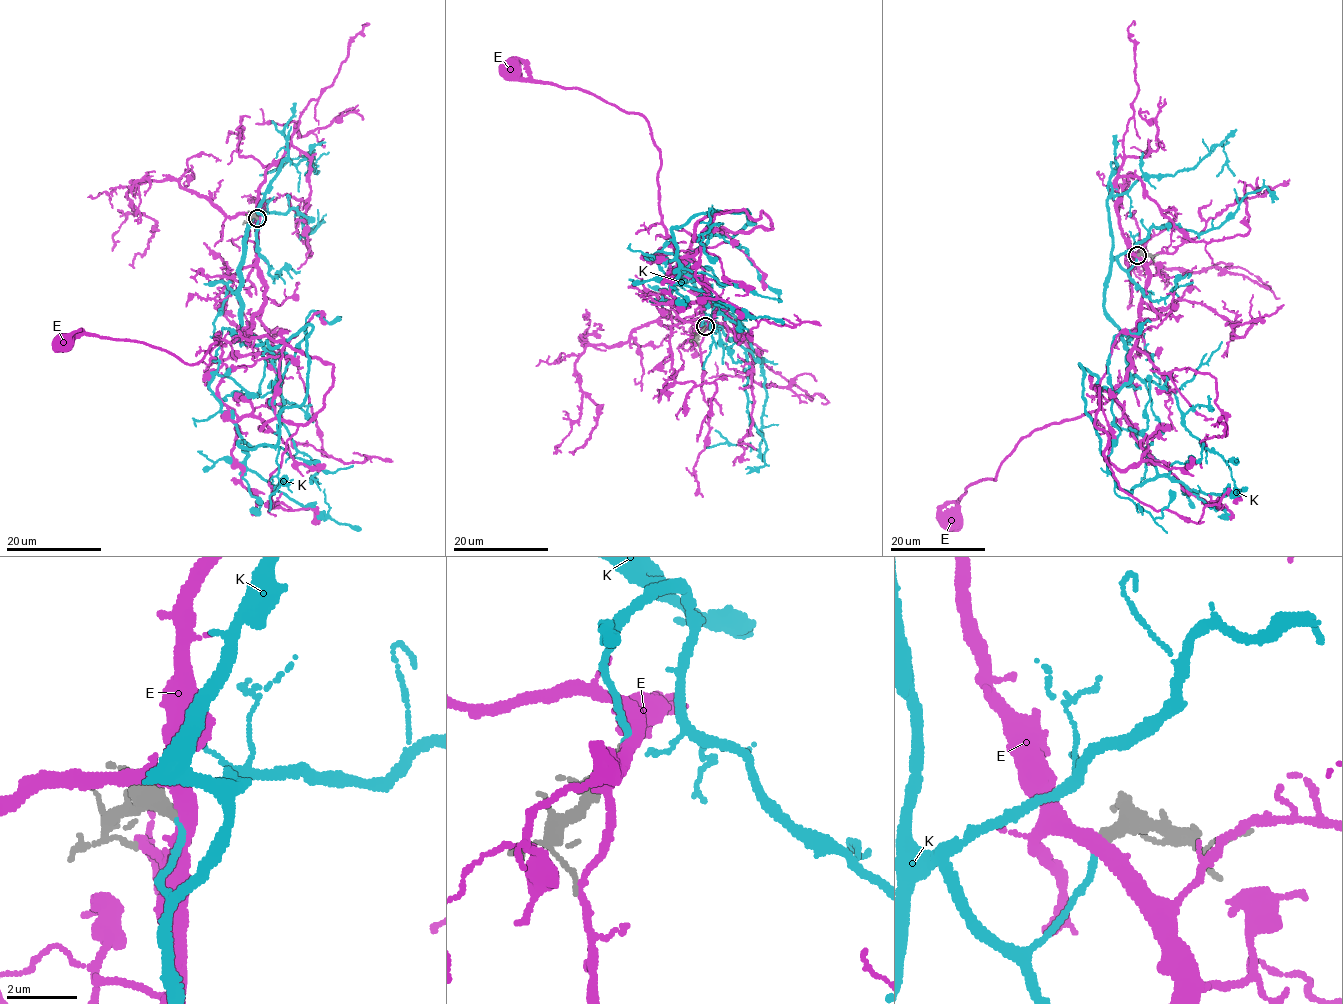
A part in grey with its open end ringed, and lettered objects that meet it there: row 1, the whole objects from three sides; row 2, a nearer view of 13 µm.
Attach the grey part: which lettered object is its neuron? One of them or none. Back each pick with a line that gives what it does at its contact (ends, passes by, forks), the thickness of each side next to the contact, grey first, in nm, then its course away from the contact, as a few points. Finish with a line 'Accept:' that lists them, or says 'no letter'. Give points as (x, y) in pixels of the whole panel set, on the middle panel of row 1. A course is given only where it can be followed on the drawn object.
K: it ends there; 380 nm thick on the grey side, 180 nm on the other; it runs (705, 326), (686, 259), (747, 209), (695, 214), (675, 259), (646, 255), (725, 285)
Accept: K

